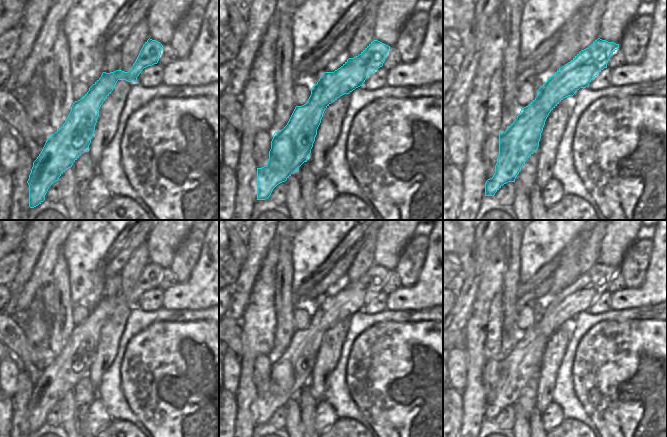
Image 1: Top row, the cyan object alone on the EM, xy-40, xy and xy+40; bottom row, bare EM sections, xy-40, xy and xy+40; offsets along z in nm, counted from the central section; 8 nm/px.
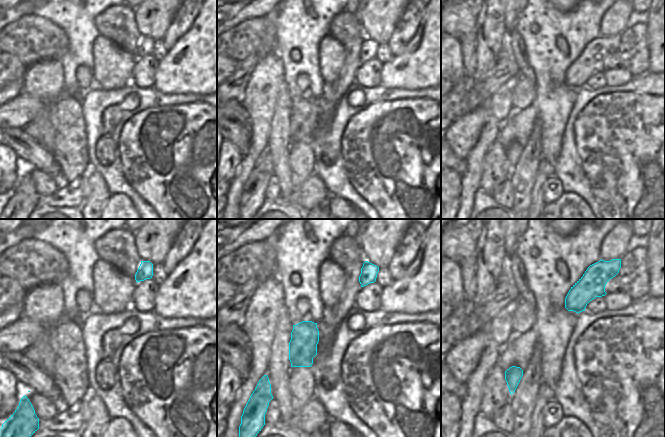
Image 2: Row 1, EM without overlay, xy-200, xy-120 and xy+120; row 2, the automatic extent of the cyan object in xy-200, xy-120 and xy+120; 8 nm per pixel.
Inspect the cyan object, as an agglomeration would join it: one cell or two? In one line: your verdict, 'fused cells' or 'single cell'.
single cell

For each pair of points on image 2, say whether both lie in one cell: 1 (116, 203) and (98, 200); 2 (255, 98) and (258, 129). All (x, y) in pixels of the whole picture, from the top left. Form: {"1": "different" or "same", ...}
{"1": "different", "2": "same"}

